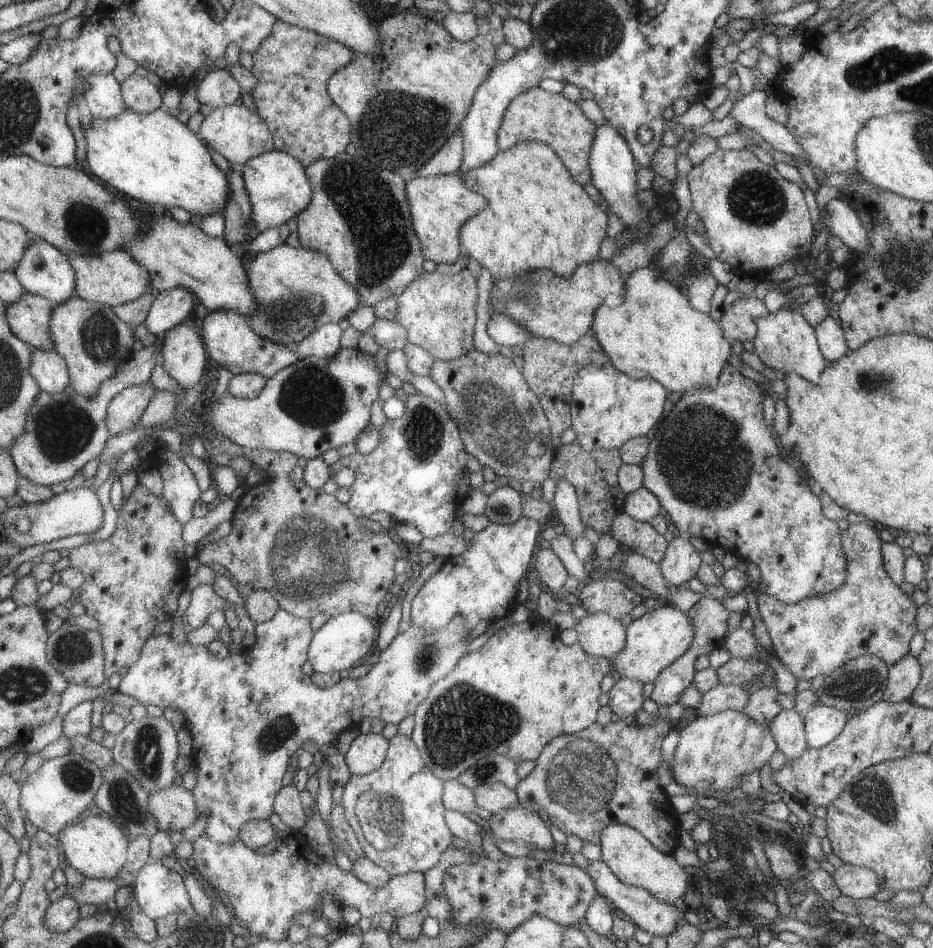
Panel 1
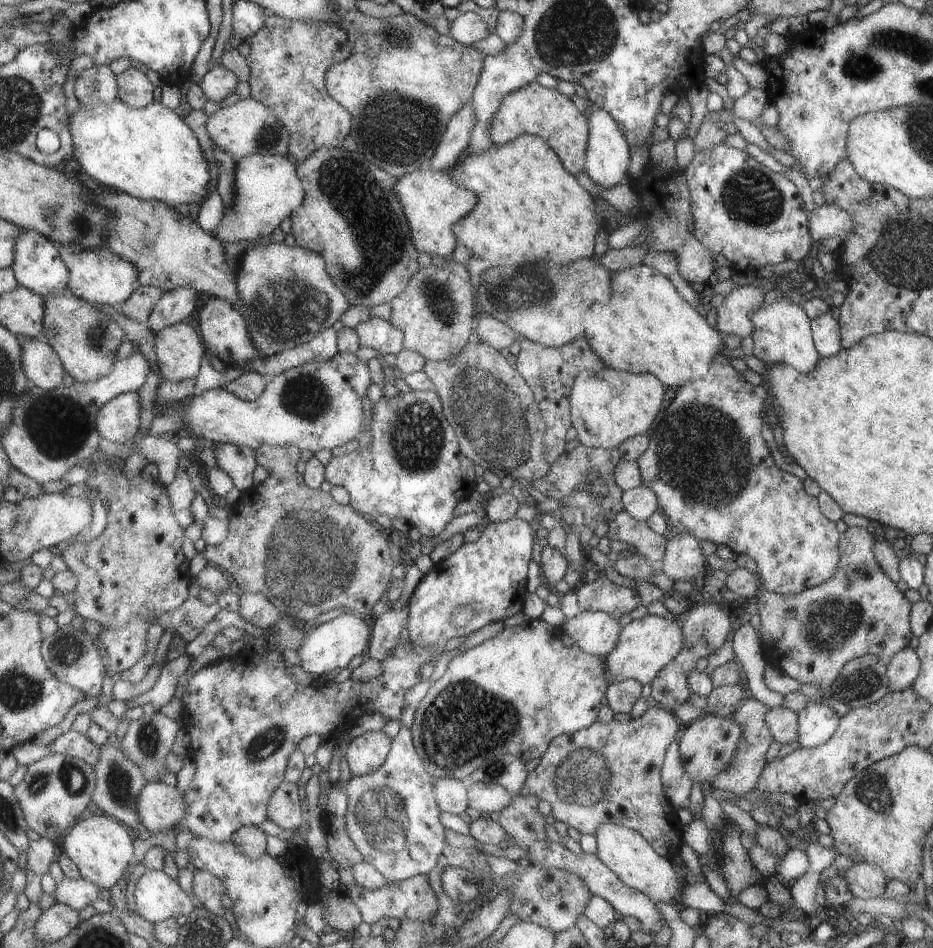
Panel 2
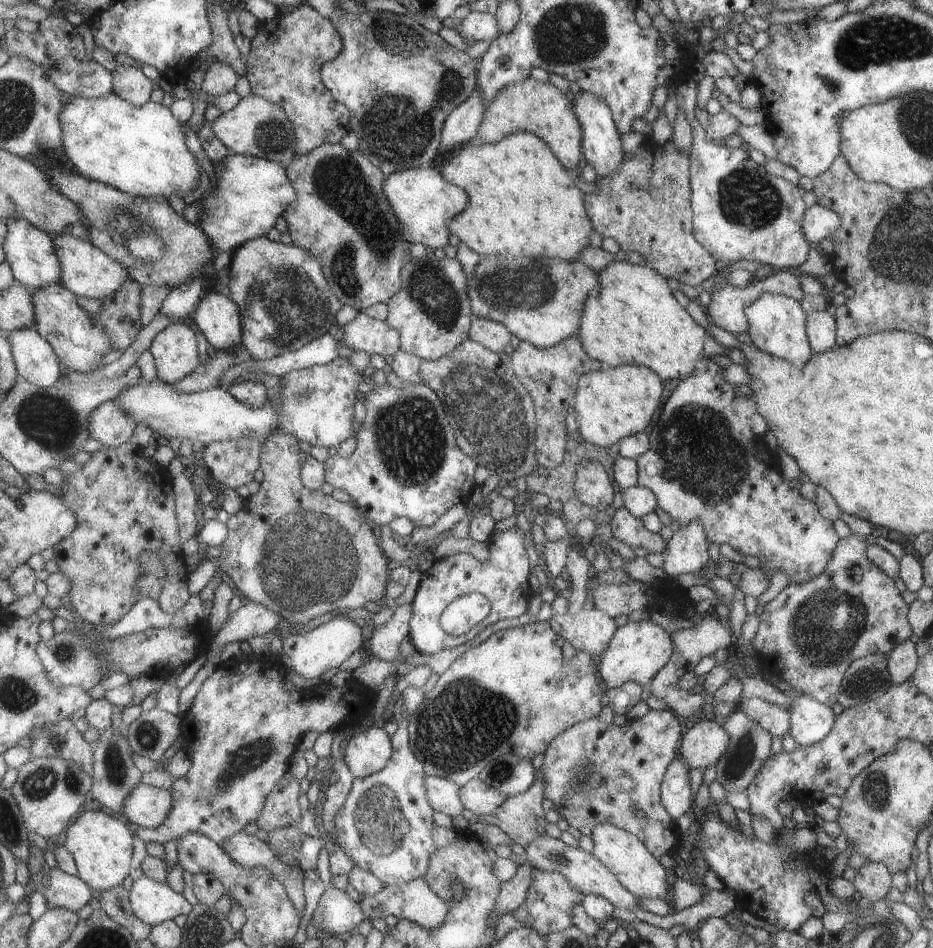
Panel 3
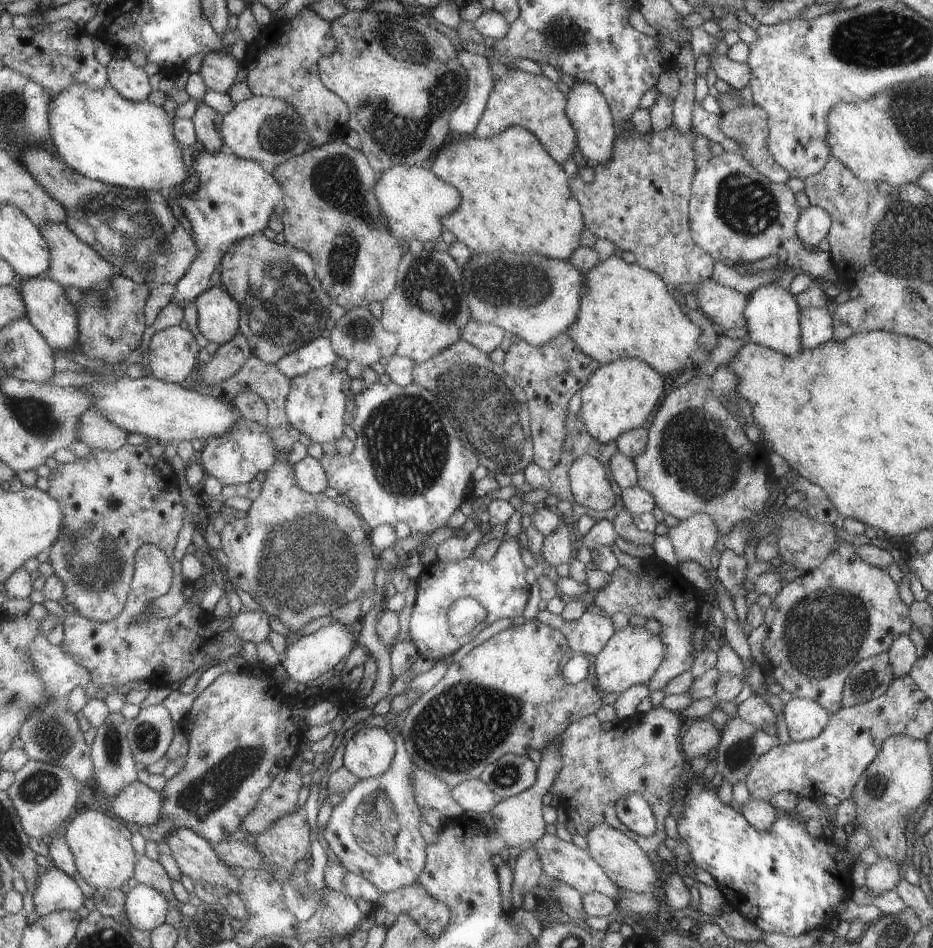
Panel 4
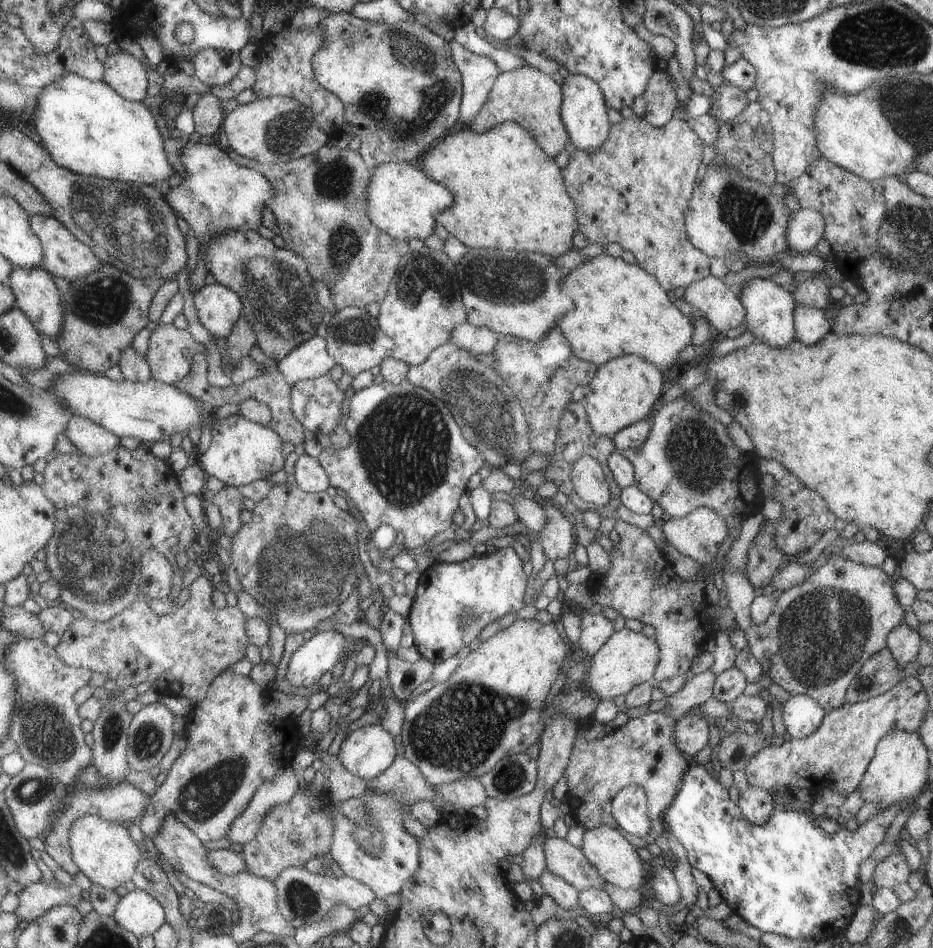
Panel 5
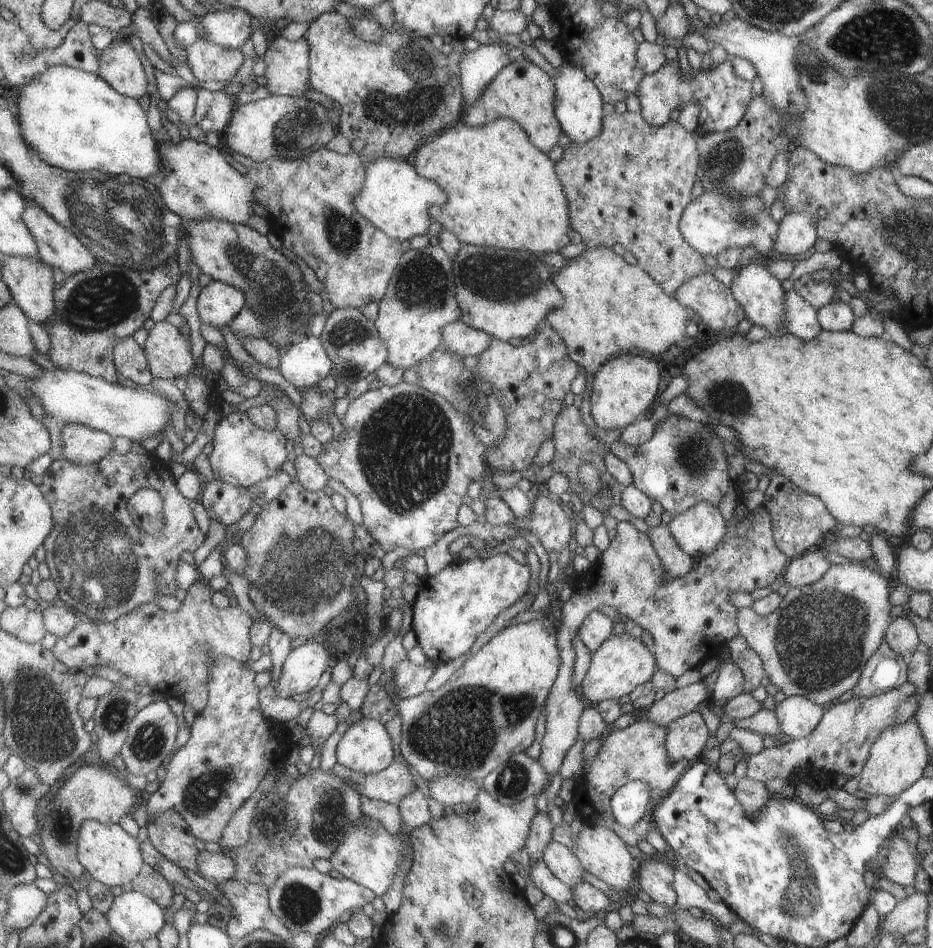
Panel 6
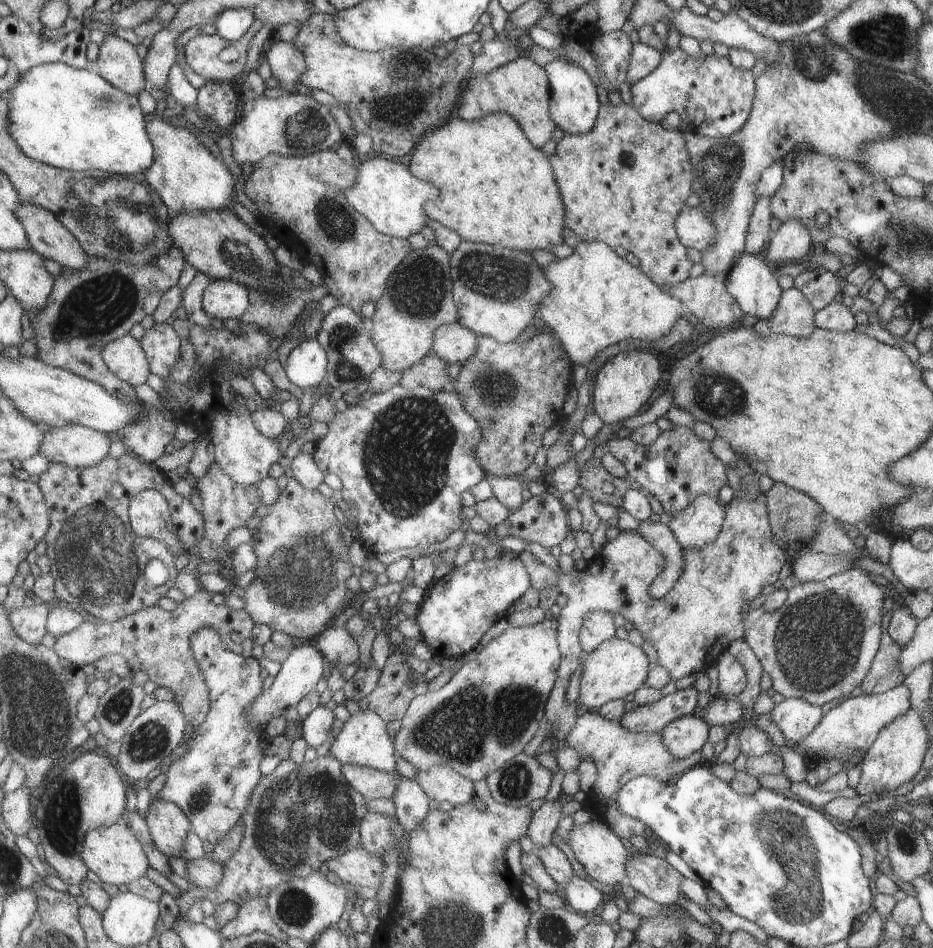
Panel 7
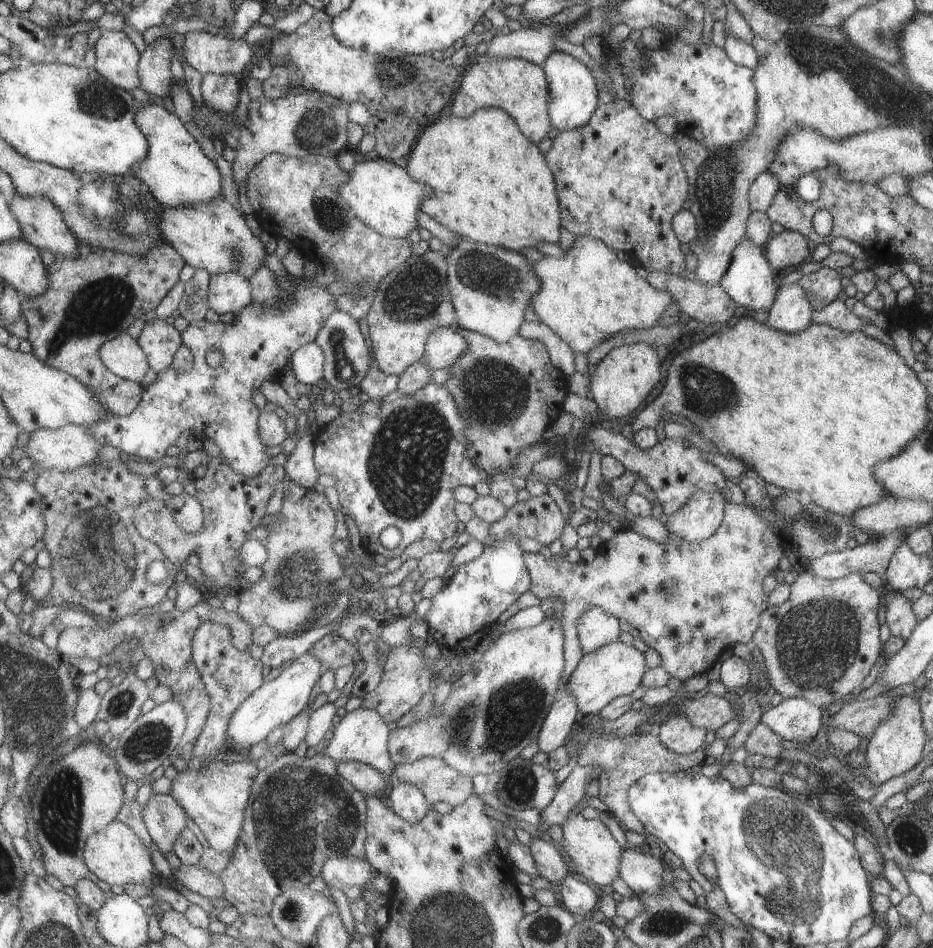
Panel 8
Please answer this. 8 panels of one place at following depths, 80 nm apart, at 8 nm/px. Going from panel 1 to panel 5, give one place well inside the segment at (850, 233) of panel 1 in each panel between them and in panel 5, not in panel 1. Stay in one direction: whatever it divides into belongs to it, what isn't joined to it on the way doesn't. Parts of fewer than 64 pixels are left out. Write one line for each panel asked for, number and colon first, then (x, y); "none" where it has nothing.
2: (826, 221)
3: (818, 222)
4: (813, 223)
5: (805, 227)

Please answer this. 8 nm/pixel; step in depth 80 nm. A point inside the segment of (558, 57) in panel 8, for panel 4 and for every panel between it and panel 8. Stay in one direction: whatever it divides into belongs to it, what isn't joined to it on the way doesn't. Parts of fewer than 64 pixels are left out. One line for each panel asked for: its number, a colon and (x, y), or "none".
4: (590, 117)
5: (583, 113)
6: (577, 106)
7: (573, 103)

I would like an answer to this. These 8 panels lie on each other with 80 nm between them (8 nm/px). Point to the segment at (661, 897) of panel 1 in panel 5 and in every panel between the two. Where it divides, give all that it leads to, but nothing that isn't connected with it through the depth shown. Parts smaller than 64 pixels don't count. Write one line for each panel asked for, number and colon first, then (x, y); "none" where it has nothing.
2: (629, 855)
3: (621, 852)
4: (622, 860)
5: (617, 862)

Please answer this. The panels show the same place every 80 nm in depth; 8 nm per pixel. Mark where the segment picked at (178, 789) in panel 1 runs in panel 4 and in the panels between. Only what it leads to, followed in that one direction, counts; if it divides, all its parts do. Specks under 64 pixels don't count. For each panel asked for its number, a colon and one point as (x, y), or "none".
2: (160, 807)
3: (147, 806)
4: (139, 805)

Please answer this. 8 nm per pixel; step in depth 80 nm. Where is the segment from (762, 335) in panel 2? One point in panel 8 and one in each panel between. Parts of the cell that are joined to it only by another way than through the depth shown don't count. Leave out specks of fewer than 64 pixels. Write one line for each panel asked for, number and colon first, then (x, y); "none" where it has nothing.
3: (777, 327)
4: (772, 314)
5: (769, 310)
6: (761, 296)
7: (750, 281)
8: (748, 280)

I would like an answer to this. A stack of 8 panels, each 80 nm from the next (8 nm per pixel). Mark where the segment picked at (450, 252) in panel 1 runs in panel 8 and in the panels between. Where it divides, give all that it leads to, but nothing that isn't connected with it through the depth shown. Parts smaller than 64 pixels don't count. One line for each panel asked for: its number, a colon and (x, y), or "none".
2: (432, 202)
3: (424, 201)
4: (412, 200)
5: (402, 200)
6: (394, 198)
7: (386, 193)
8: (383, 195)

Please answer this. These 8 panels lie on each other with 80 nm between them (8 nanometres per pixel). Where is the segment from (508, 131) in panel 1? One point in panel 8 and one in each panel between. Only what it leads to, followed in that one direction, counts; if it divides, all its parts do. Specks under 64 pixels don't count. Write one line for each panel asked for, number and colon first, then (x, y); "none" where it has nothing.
2: (534, 110)
3: (530, 106)
4: (521, 99)
5: (524, 95)
6: (521, 91)
7: (520, 88)
8: (518, 87)

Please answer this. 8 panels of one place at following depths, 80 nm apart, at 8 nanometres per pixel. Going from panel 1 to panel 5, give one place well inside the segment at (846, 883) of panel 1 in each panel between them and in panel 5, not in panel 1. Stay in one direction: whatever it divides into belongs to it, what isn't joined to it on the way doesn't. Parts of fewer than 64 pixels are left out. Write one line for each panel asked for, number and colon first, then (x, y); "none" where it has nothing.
2: (865, 881)
3: (872, 881)
4: (883, 875)
5: (892, 870)

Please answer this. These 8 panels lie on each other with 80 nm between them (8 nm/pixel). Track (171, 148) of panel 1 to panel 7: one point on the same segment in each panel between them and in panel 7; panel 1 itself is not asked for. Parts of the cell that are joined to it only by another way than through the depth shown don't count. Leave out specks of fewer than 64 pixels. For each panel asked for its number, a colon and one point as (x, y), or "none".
2: (150, 153)
3: (141, 150)
4: (99, 133)
5: (87, 126)
6: (74, 119)
7: (67, 117)

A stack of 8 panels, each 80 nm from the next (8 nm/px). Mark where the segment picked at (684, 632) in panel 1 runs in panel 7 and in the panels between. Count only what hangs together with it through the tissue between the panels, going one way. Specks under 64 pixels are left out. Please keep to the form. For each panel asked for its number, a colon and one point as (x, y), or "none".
2: (644, 646)
3: (639, 650)
4: (633, 654)
5: (627, 658)
6: (621, 663)
7: (616, 667)

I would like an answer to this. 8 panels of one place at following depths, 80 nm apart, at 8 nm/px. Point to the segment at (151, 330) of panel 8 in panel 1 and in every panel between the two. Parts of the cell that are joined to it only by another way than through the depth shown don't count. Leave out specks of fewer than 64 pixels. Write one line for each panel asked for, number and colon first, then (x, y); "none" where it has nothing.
1: (184, 353)
2: (179, 349)
3: (176, 350)
4: (174, 352)
5: (171, 352)
6: (169, 353)
7: (162, 344)

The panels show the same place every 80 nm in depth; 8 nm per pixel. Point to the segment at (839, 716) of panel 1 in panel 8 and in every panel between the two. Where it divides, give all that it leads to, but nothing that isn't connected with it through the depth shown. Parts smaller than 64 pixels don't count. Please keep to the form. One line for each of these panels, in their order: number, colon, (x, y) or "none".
2: (817, 721)
3: (809, 721)
4: (805, 719)
5: (801, 715)
6: (796, 716)
7: (795, 718)
8: (795, 720)

